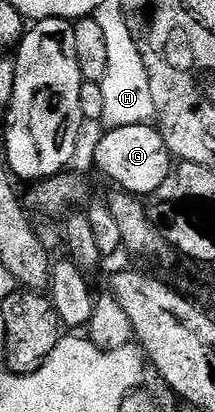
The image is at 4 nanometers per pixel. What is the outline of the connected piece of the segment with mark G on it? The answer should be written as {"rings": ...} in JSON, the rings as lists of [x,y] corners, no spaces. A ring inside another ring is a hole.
{"rings":[[[153,123],[120,126],[102,132],[94,148],[98,168],[121,191],[132,196],[147,198],[165,186],[172,176],[172,157],[161,132]],[[171,164],[171,168],[170,168]]]}

